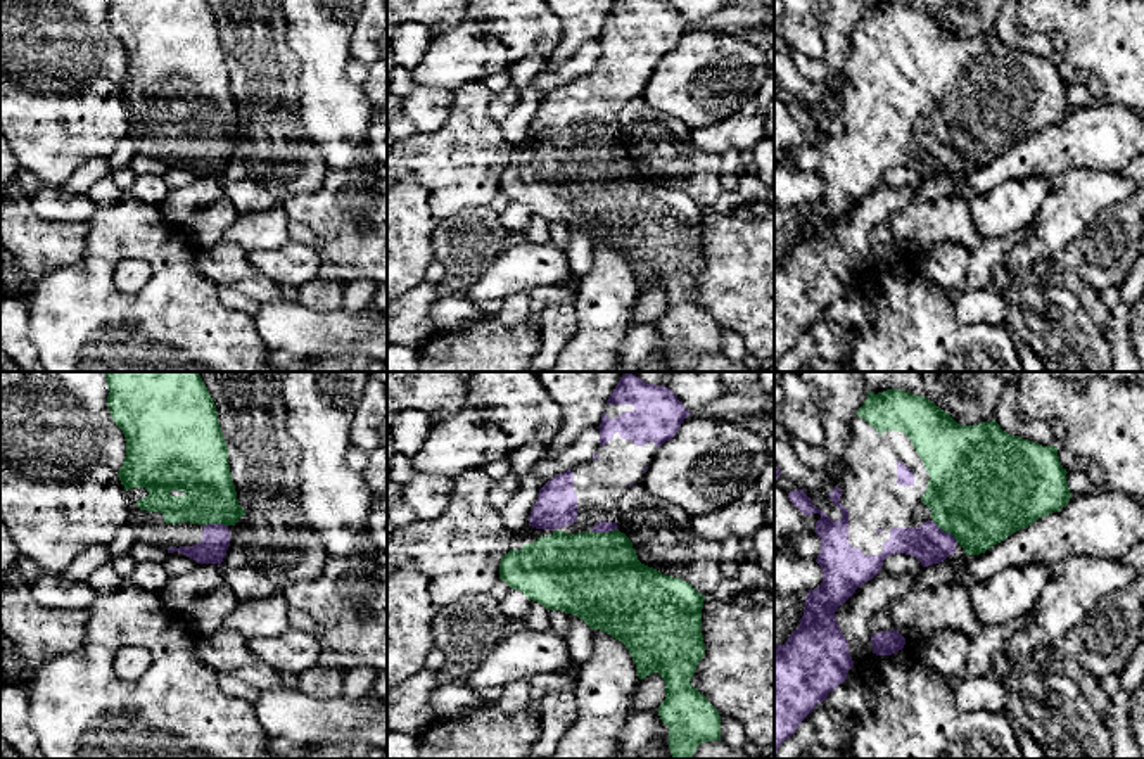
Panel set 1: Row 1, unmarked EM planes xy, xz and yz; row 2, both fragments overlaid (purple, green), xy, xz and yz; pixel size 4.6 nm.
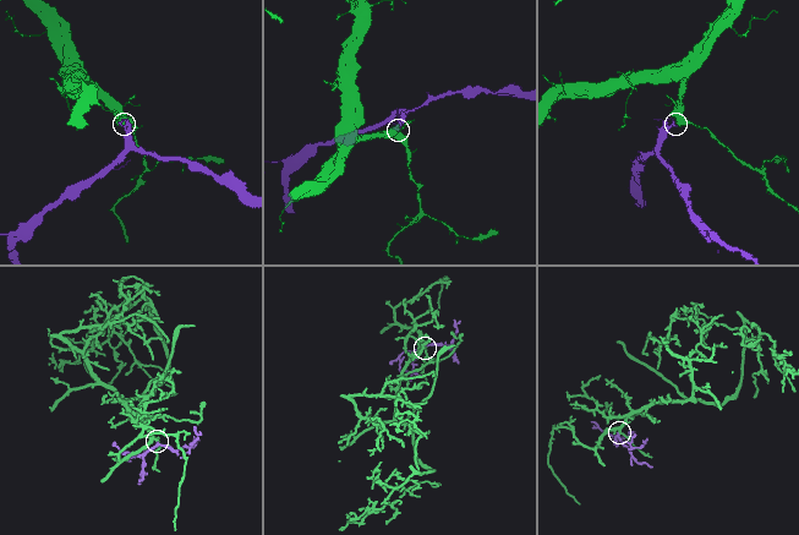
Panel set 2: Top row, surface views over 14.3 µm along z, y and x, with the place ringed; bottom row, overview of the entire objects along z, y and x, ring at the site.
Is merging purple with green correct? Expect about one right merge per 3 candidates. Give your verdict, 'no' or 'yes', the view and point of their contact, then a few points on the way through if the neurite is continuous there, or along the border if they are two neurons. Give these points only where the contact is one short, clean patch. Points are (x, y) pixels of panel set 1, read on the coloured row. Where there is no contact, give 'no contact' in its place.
yes; contact yz (946, 533)

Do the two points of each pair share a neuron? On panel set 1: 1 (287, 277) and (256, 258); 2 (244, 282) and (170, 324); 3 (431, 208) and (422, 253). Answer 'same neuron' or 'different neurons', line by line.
1: same neuron
2: different neurons
3: same neuron

